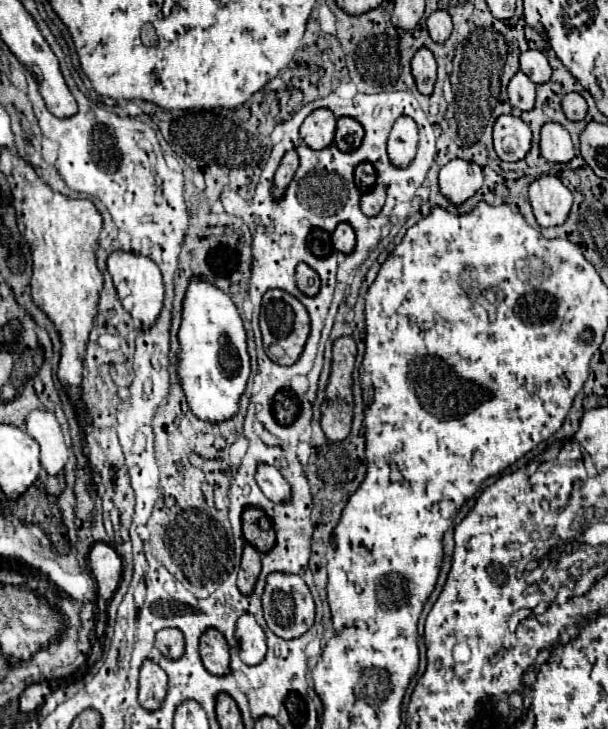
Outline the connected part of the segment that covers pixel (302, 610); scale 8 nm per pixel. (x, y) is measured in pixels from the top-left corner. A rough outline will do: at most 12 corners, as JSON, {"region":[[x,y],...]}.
{"region":[[299,575],[267,577],[263,613],[281,639],[315,623],[315,603]]}

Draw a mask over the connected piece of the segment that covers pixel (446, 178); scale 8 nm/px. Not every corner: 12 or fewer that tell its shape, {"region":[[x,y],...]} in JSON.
{"region":[[453,159],[439,171],[441,195],[463,205],[477,193],[483,173]]}

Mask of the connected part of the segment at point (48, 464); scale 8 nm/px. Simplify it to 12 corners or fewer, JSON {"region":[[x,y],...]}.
{"region":[[31,411],[25,431],[41,445],[41,463],[59,475],[69,459],[51,411]]}

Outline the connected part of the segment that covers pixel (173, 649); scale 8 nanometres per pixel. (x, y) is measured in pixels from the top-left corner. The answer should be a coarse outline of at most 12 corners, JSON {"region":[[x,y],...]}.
{"region":[[179,629],[157,633],[155,647],[167,659],[185,653]]}

